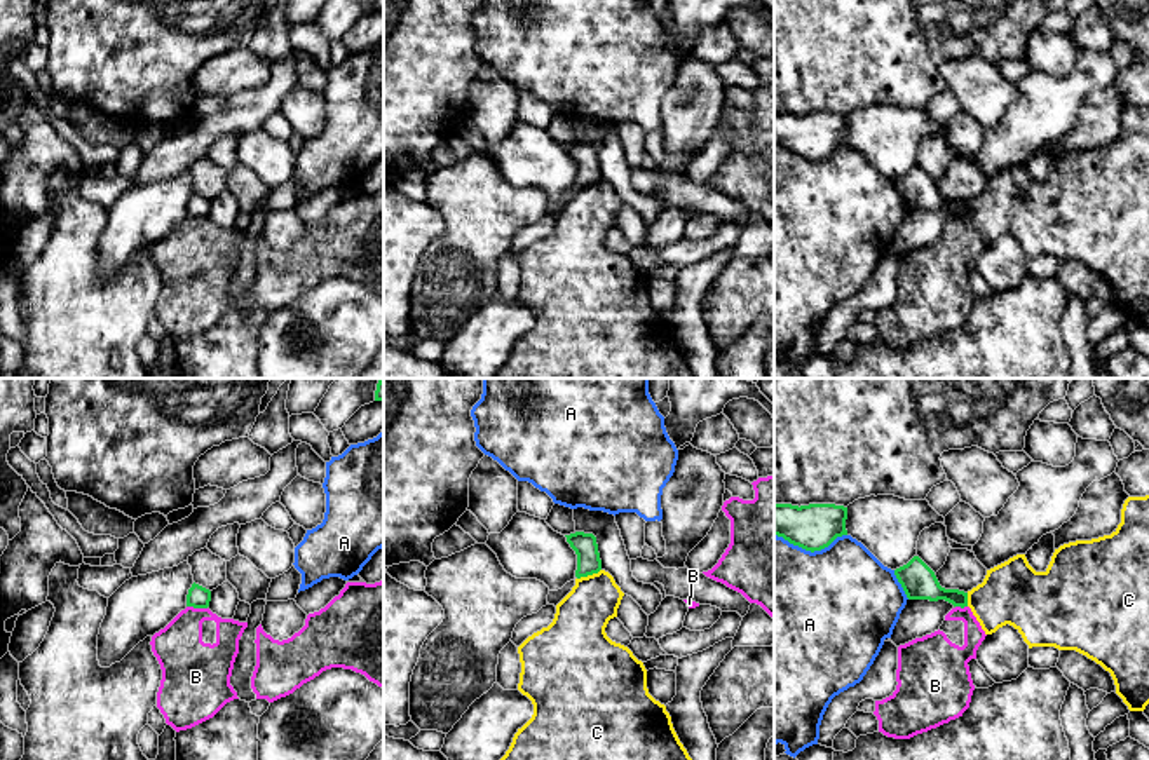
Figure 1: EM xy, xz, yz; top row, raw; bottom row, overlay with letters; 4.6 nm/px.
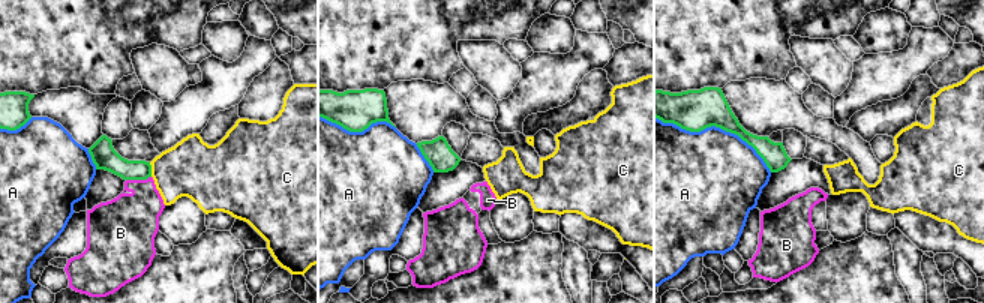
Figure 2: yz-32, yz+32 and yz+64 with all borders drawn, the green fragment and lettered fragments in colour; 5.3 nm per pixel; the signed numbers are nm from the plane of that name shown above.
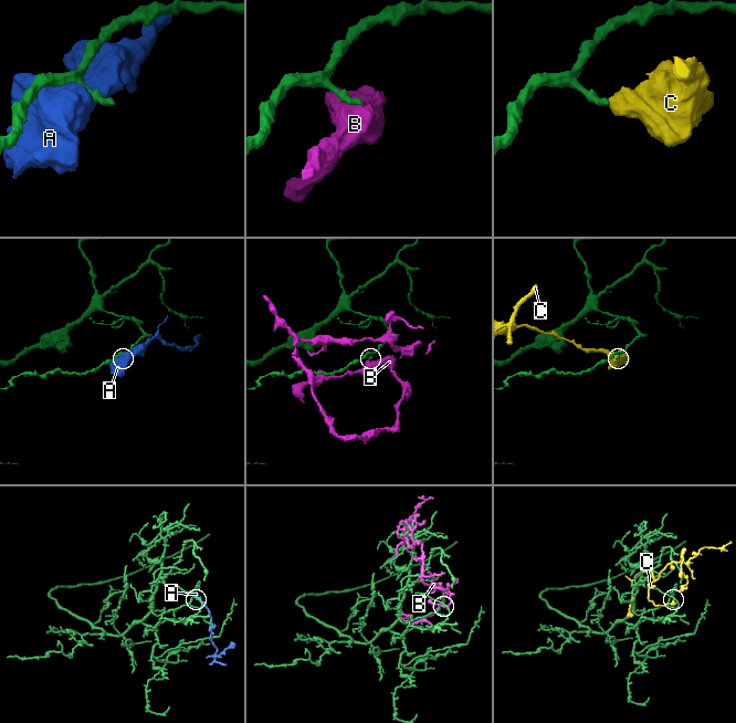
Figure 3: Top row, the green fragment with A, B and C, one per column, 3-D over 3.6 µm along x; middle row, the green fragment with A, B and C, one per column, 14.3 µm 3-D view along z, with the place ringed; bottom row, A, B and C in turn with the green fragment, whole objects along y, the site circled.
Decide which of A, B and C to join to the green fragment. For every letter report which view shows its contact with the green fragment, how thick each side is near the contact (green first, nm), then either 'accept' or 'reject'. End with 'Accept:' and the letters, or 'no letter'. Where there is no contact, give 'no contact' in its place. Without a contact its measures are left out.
A: yz | 220/500 nm | reject
B: xy | 100/240 nm | reject
C: xz | 110/240 nm | reject
Accept: no letter

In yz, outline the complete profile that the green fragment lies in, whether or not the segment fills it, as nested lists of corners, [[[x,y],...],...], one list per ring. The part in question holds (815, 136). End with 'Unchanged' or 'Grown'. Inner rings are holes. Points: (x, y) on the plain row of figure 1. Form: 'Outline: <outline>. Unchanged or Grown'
Outline: [[[774,113],[774,145],[806,160],[821,160],[847,145],[847,117],[835,113]]]. Unchanged

